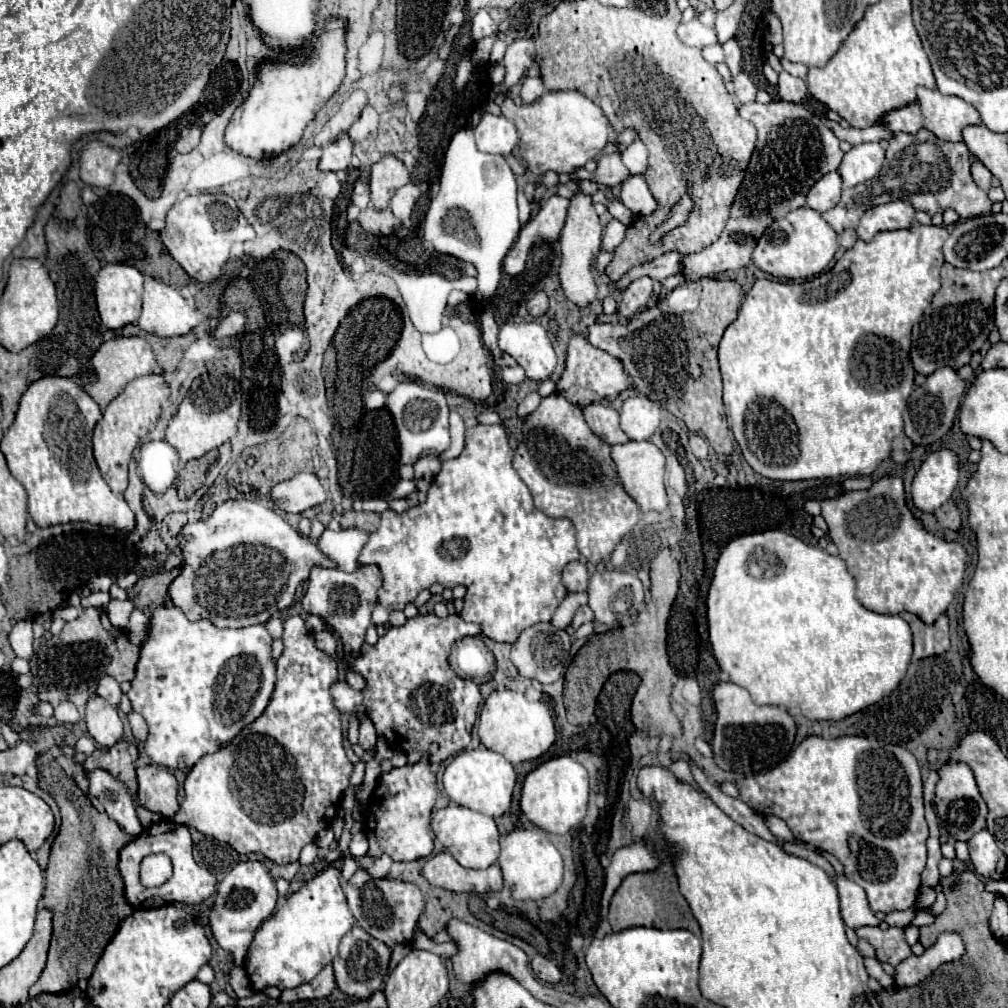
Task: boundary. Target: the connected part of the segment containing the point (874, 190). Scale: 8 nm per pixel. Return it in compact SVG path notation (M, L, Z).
M920 129L914 135L898 133L886 149L886 163L880 169L878 177L842 191L840 203L822 213L828 225L840 235L844 229L856 227L862 213L870 207L888 203L888 201L908 201L914 209L926 211L930 217L954 209L960 217L978 217L990 213L992 201L986 191L982 191L970 177L970 151L964 143L944 143L934 137L928 129Z

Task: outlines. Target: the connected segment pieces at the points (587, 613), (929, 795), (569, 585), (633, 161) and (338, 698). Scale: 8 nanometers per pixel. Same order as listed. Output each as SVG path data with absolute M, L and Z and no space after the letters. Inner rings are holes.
M588 605L578 607L578 611L576 611L576 615L574 615L572 625L578 629L582 623L590 623L590 621L594 621L594 613L592 613L592 609L590 609Z
M932 771L932 773L928 775L928 779L924 781L924 803L926 803L926 805L930 805L930 803L934 801L934 785L936 785L936 781L938 781L936 771Z
M572 561L562 573L562 583L568 593L584 593L588 589L588 579L588 569L582 561Z
M638 137L622 153L622 161L630 169L630 173L644 173L646 171L646 159L648 159L648 149Z
M336 681L330 689L332 693L332 699L334 699L334 705L340 709L340 711L346 711L348 715L352 715L354 711L362 711L362 691L354 691L348 687L348 683L342 683L342 681Z

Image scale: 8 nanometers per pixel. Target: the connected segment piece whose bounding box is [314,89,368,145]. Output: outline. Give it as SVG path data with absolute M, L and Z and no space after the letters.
M352 91L350 97L340 105L338 113L324 125L324 129L316 135L316 145L324 145L324 143L330 143L334 141L342 131L346 131L348 127L352 127L352 123L360 117L362 109L366 107L366 93L364 91Z

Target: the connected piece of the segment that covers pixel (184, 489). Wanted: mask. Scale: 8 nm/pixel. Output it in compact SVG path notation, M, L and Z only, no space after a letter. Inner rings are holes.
M210 451L208 455L186 463L186 467L178 473L178 483L176 483L180 499L188 499L196 489L202 487L206 479L206 471L214 459L216 459L216 451Z

